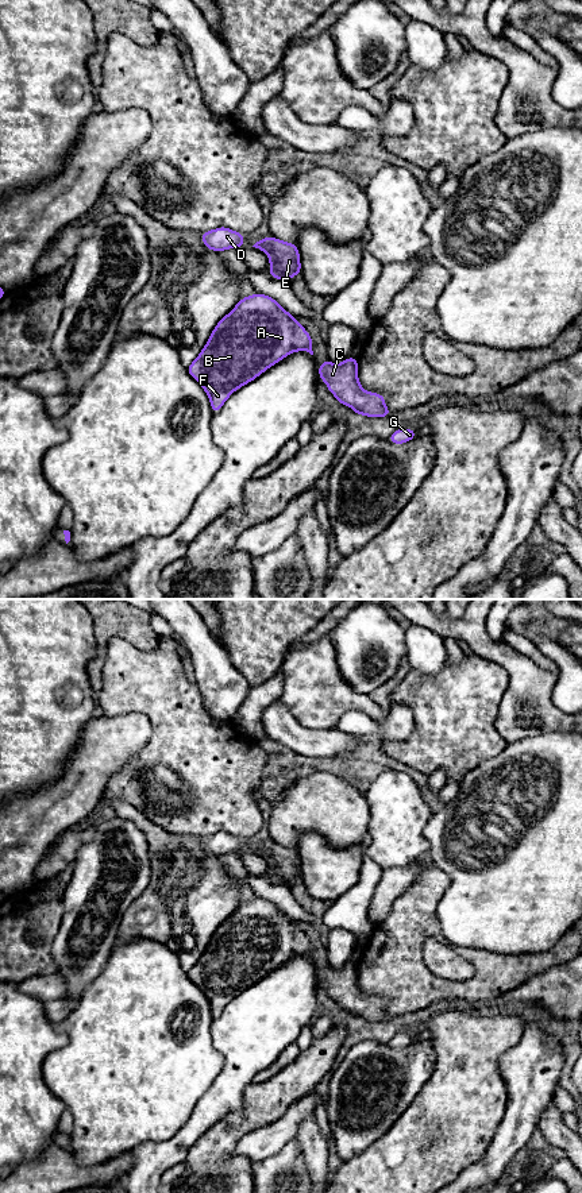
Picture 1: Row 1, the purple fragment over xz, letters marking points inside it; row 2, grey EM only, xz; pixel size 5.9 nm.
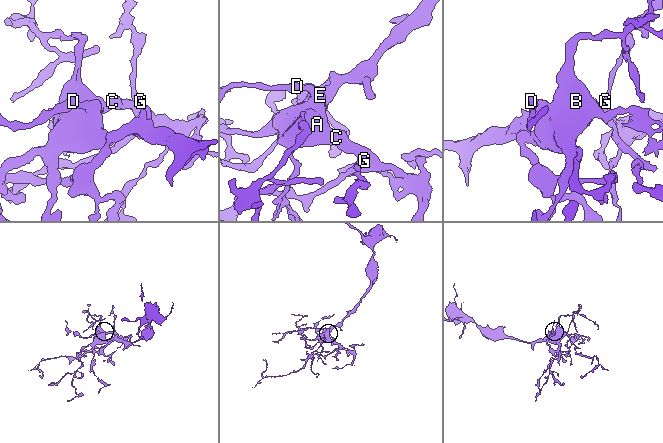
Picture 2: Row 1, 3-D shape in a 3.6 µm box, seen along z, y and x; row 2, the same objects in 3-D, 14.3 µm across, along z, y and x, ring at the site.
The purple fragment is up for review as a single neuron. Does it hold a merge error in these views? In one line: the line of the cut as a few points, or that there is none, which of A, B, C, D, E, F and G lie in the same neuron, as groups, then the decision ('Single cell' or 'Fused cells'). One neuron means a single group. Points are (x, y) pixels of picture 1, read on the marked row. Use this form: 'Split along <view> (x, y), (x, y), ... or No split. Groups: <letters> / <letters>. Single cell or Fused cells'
No split. Groups: A B C D E F G. Single cell

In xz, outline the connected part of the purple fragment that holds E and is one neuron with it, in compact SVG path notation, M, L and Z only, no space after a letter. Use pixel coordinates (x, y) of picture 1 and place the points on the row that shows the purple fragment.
M267 236L253 247L269 255L271 278L289 281L292 277L301 274L300 252L296 244Z

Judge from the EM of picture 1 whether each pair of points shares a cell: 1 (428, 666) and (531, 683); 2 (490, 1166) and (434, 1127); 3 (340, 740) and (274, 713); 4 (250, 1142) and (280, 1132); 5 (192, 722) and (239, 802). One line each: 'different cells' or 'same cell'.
1: different cells
2: different cells
3: same cell
4: same cell
5: same cell

